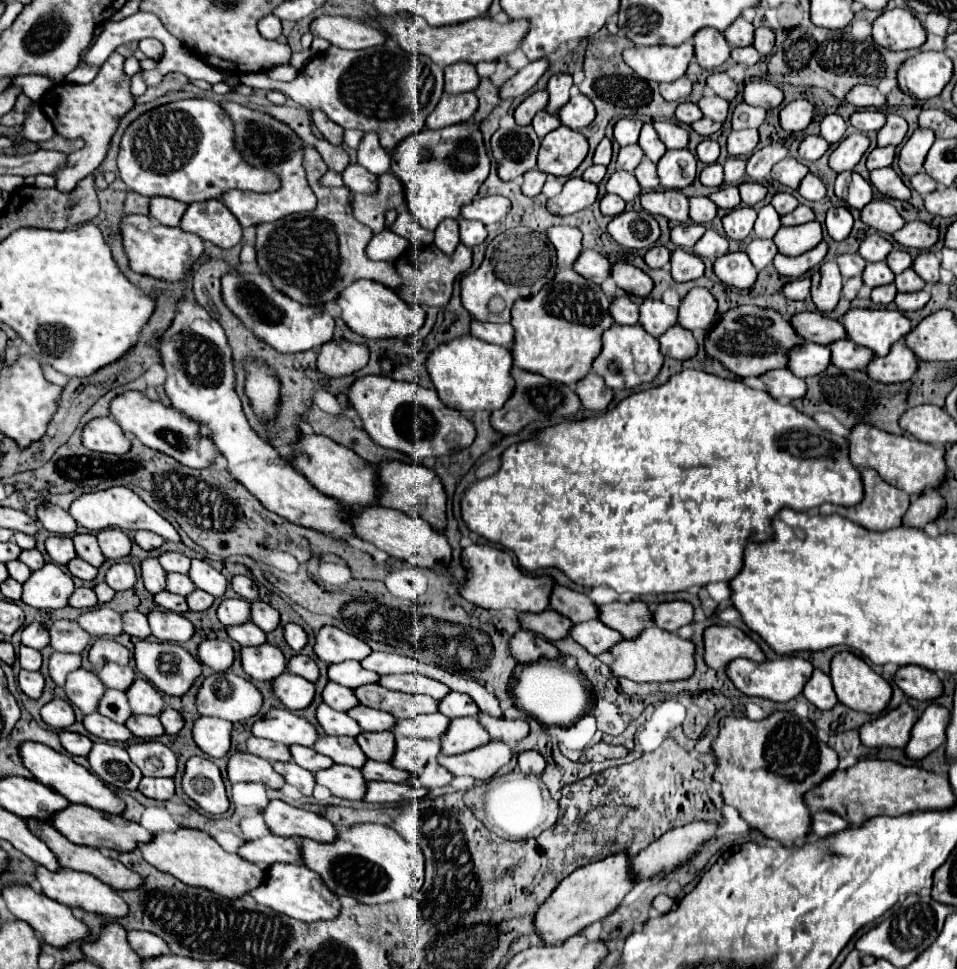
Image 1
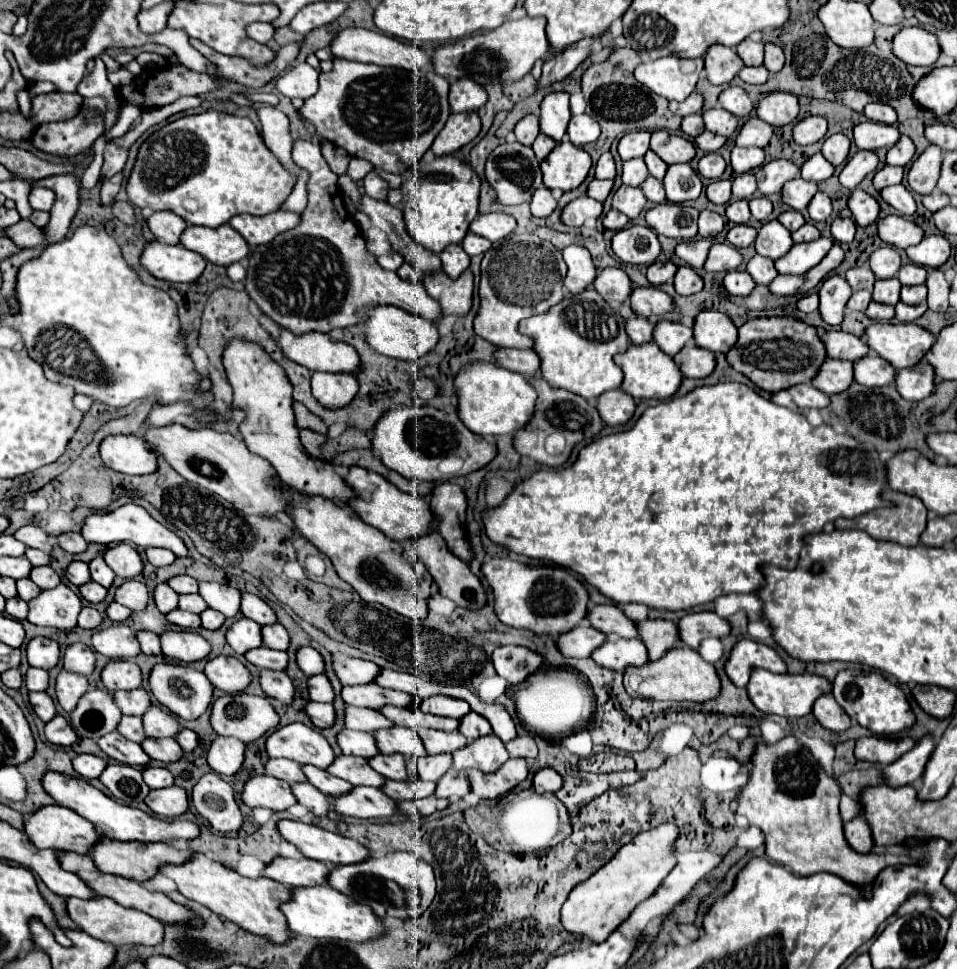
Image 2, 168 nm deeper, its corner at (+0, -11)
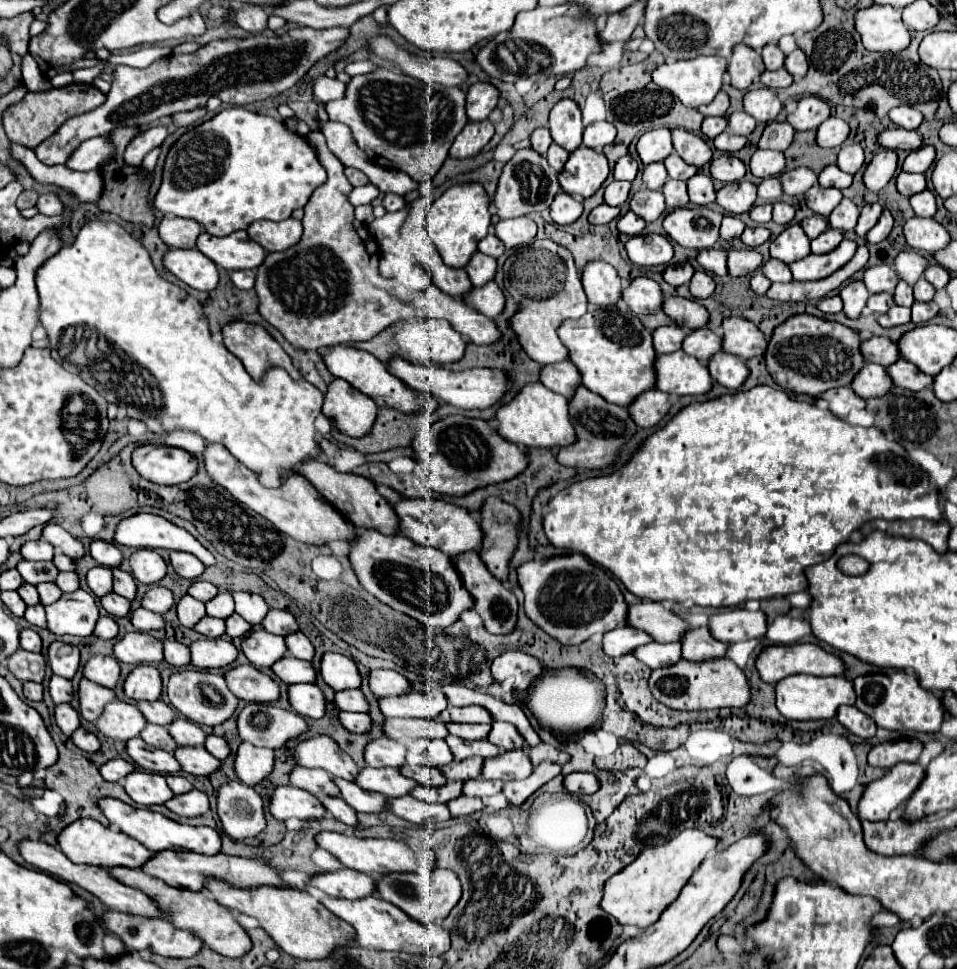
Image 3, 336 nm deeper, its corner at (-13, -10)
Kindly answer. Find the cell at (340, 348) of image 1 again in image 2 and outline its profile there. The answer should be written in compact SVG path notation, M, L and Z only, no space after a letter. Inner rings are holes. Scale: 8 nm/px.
M314 373L312 375L312 395L326 409L342 409L346 407L354 395L358 393L358 381L354 375L330 375L330 373Z

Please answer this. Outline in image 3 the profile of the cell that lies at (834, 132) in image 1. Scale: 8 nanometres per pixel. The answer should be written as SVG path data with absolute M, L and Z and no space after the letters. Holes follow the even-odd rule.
M851 144L851 146L843 146L839 150L839 158L837 158L837 166L843 172L855 174L861 166L863 166L863 148L859 144Z

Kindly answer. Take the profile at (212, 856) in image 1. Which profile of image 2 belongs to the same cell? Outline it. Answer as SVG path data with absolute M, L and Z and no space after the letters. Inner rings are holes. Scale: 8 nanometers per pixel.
M194 853L194 859L190 859L188 863L180 867L176 865L162 867L160 873L170 877L186 899L198 901L200 905L212 909L220 917L226 917L232 923L240 925L248 933L262 935L274 945L284 945L290 941L290 929L288 929L284 913L280 911L280 905L290 899L290 887L284 887L282 883L266 879L266 877L262 879L242 877L236 871L226 869L224 865L208 859L202 853Z

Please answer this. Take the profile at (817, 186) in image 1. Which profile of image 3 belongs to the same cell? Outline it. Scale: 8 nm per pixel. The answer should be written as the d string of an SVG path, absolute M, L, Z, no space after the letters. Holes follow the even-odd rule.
M843 198L839 206L831 212L829 226L837 230L853 230L857 224L857 218L859 218L859 208L849 198Z

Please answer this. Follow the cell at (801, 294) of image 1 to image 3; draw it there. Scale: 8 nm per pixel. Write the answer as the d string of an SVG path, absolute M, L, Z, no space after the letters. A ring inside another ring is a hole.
M825 296L825 298L819 300L817 308L819 308L821 312L825 312L825 314L837 314L837 312L841 312L843 302L841 302L839 296Z

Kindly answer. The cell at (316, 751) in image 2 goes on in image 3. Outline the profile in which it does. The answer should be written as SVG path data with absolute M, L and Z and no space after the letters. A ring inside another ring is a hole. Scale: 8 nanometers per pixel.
M325 734L301 740L295 746L293 758L299 766L323 768L329 774L345 780L355 780L359 772L353 758L349 758L349 754L345 754L337 742L333 742L333 738L325 738Z

